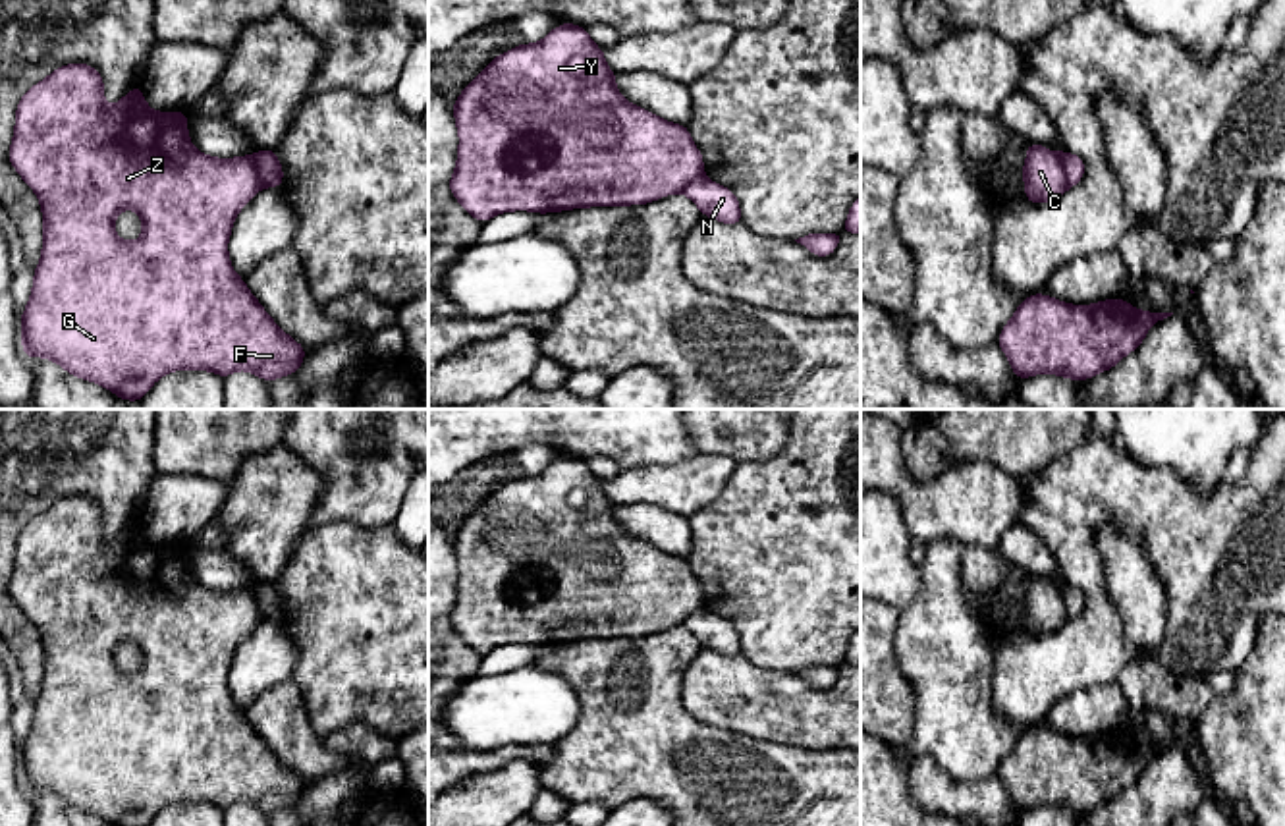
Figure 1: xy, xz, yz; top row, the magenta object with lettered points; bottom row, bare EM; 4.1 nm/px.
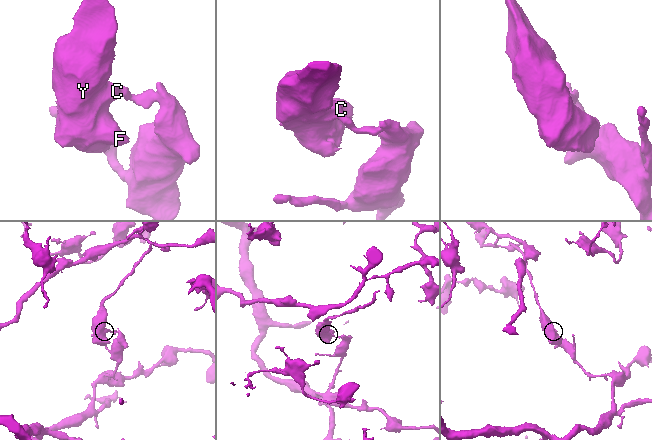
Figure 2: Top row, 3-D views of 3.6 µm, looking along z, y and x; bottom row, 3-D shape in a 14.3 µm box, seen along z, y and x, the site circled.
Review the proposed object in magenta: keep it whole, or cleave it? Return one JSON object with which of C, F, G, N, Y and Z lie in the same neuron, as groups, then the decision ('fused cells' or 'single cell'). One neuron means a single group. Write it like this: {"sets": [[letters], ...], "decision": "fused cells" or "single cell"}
{"sets": [["C", "F", "G", "Y", "Z"], ["N"]], "decision": "fused cells"}

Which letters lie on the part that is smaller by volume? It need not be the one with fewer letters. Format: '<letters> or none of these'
C, F, G, Y, Z

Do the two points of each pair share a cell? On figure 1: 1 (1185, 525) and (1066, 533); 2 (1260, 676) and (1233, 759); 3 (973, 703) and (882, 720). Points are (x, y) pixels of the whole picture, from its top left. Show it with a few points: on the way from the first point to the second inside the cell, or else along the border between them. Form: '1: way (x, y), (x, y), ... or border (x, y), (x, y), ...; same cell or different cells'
1: way (1156, 508), (1094, 506); same cell
2: way (1260, 697), (1260, 732), (1255, 738); same cell
3: border (902, 670), (913, 689), (913, 728), (900, 751); different cells

